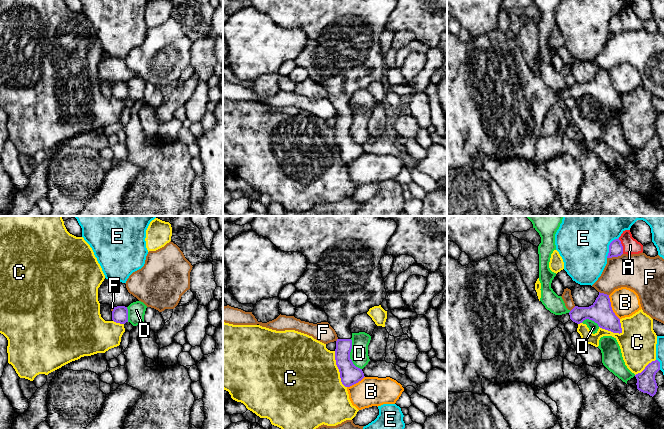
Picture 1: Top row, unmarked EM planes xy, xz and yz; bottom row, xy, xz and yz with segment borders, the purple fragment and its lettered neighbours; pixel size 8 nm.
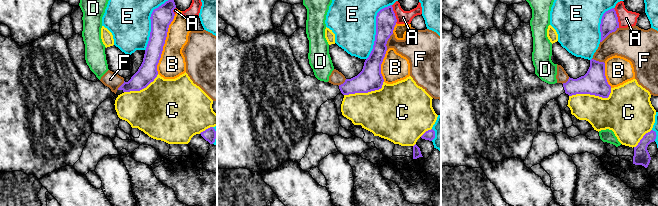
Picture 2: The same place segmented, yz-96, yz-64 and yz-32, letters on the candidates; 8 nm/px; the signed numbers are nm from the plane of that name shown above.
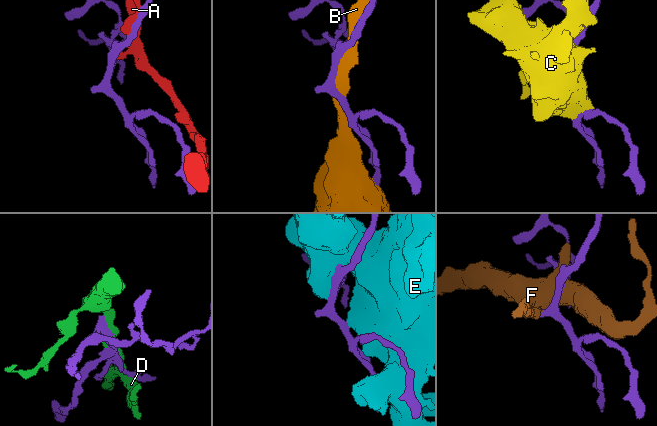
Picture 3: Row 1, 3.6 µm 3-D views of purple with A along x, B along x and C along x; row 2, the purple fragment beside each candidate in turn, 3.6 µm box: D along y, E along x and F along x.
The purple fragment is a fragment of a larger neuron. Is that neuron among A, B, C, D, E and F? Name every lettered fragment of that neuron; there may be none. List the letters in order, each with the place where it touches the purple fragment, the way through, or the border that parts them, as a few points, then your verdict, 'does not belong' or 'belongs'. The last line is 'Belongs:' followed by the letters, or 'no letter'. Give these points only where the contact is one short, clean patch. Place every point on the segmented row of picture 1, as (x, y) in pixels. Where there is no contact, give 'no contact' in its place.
A: contact yz (622, 246); does not belong
B: contact yz (611, 307); does not belong
C: contact xz (338, 368); does not belong
D: contact xz (349, 355); does not belong
E: contact yz (609, 246); does not belong
F: contact yz (614, 256); does not belong
Belongs: no letter

